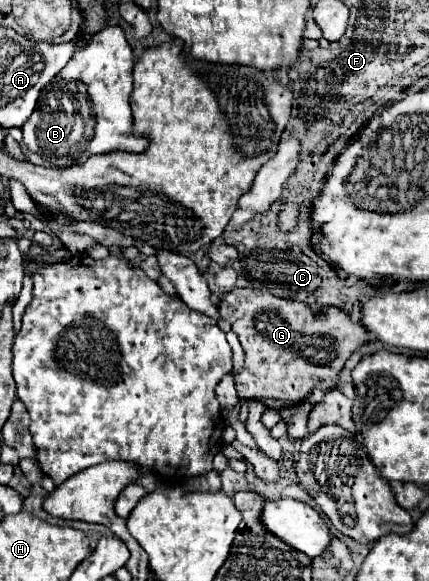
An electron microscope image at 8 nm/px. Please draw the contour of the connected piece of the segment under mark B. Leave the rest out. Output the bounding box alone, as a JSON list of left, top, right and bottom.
[21,26,149,168]

